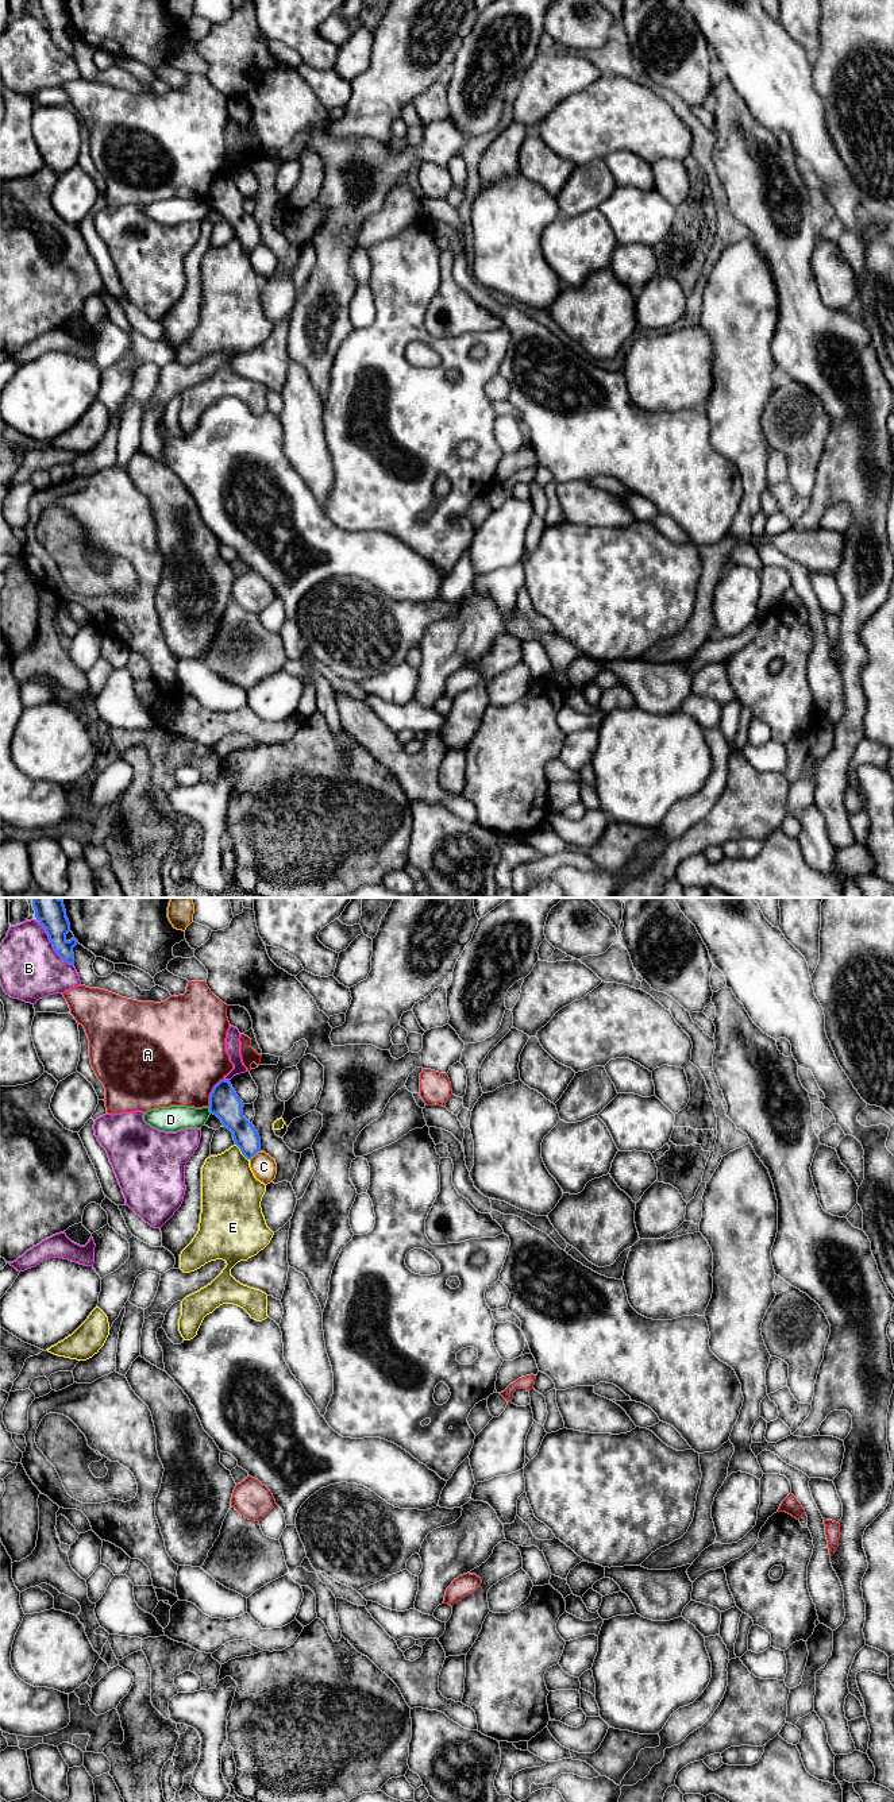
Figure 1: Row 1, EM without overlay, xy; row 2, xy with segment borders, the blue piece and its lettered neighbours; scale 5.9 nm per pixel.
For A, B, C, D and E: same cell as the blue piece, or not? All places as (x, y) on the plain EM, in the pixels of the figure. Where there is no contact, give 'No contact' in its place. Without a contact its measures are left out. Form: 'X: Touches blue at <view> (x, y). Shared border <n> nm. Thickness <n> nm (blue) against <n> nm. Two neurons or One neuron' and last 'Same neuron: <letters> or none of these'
A: Touches blue at xy (211, 185). Shared border 190 nm. Thickness 180 nm (blue) against 480 nm. Two neurons
B: Touches blue at xy (51, 35). Shared border 360 nm. Thickness 150 nm (blue) against 360 nm. Two neurons
C: Touches blue at xy (254, 247). Shared border 90 nm. Thickness 150 nm (blue) against 150 nm. Two neurons
D: Touches blue at xy (209, 203). Shared border 50 nm. Thickness 180 nm (blue) against 160 nm. Two neurons
E: Touches blue at xy (241, 243). Shared border 130 nm. Thickness 160 nm (blue) against 340 nm. Two neurons
Same neuron: none of these

